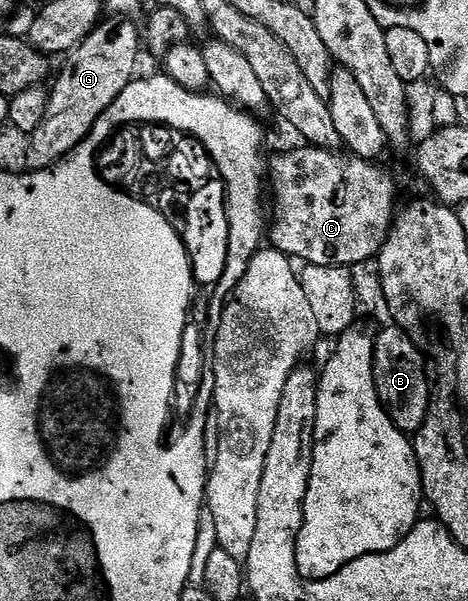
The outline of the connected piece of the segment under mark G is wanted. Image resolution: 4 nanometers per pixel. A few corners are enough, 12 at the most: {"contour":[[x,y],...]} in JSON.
{"contour":[[104,19],[67,54],[32,170],[74,152],[137,76],[142,33]]}

